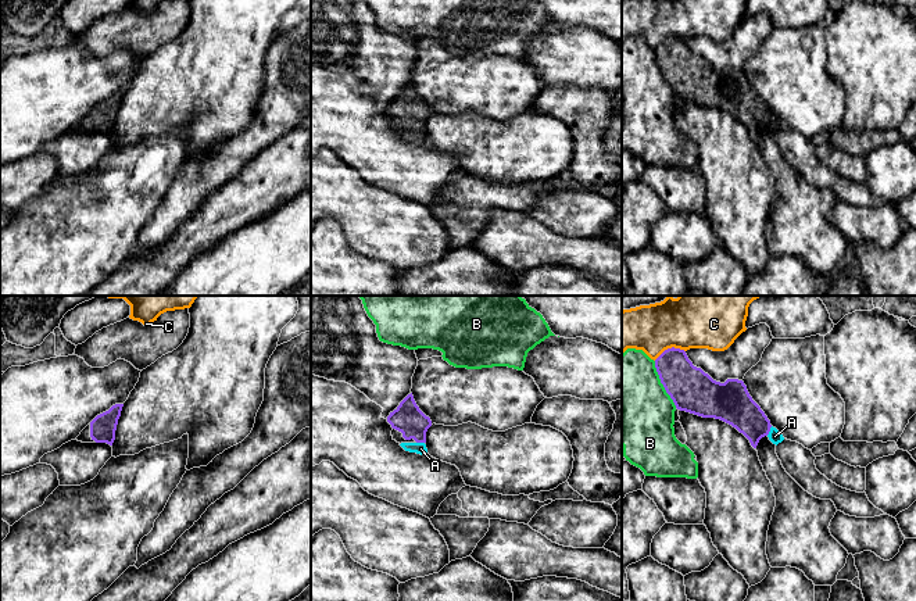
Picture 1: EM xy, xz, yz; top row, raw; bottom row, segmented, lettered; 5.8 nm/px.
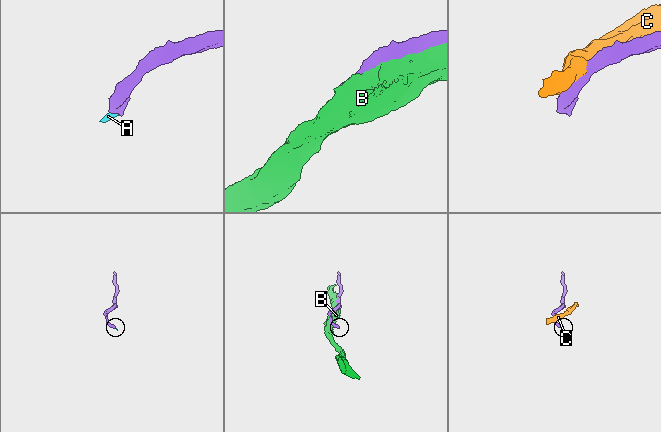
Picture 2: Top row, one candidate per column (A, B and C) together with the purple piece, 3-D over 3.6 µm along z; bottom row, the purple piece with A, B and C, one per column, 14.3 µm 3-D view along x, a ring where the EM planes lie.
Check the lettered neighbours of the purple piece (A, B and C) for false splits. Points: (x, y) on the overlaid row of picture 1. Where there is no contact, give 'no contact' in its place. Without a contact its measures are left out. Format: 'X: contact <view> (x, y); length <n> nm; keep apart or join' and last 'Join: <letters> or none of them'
A: contact yz (769, 430); length 70 nm; join
B: contact yz (662, 383); length 300 nm; keep apart
C: contact yz (669, 349); length 190 nm; keep apart
Join: A

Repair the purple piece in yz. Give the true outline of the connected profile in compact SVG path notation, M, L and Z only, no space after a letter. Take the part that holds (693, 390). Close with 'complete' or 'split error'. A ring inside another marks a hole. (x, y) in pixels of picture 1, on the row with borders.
M675 347L655 359L655 368L677 409L731 425L754 448L765 436L776 446L784 440L752 400L743 380L716 382L694 366L684 350Z; split error

